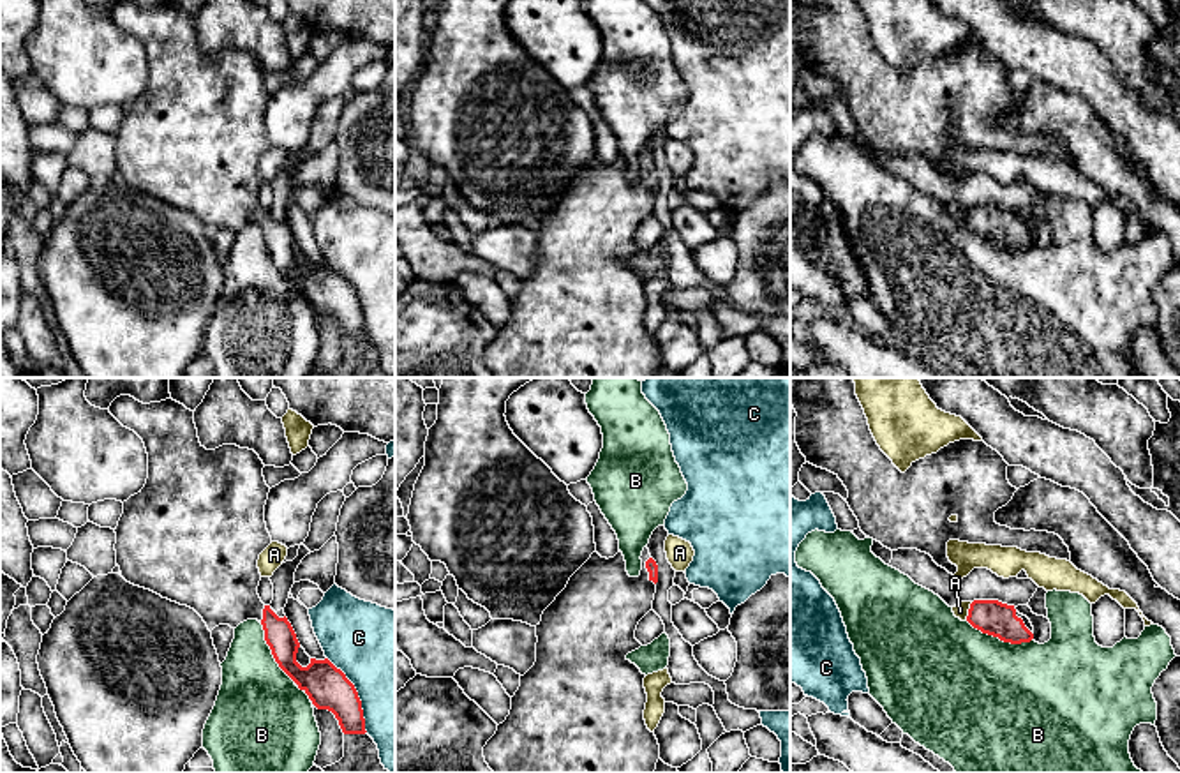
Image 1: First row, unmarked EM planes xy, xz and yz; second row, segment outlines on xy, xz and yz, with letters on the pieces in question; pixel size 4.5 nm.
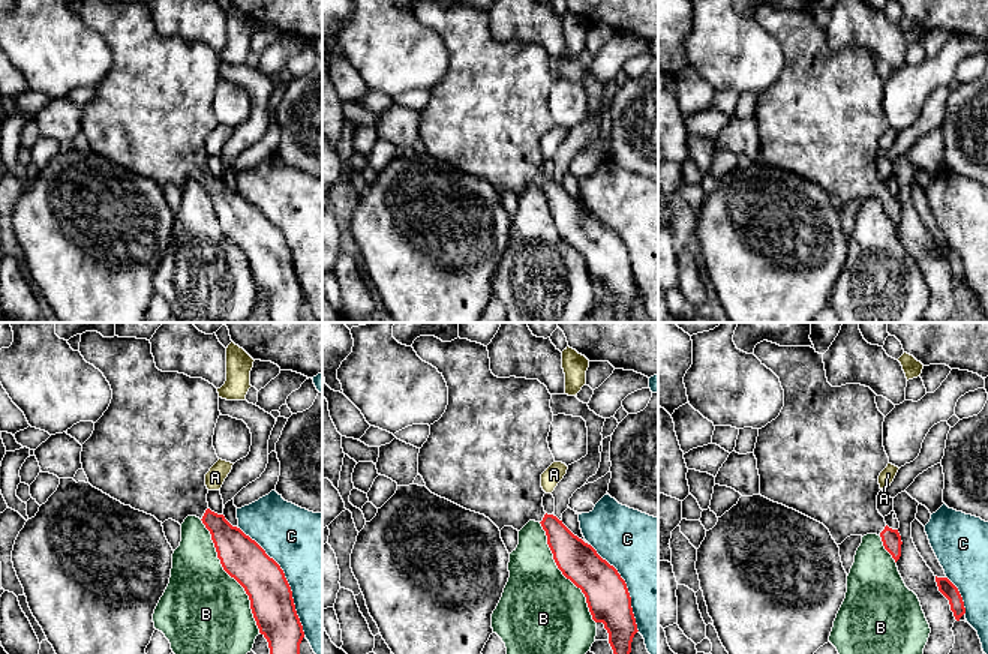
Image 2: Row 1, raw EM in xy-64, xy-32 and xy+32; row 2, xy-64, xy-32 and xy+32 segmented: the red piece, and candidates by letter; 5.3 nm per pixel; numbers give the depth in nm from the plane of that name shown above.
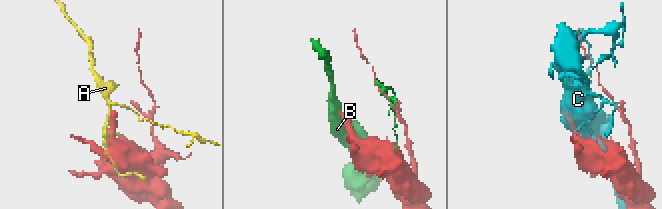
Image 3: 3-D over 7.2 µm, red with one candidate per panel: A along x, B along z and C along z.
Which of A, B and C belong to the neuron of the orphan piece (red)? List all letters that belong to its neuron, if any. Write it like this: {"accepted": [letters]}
{"accepted": []}

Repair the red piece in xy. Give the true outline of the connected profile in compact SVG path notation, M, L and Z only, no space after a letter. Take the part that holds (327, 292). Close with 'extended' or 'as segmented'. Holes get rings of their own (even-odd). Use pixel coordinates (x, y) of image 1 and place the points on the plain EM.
M120 0L111 7L109 18L143 44L148 58L146 88L123 106L123 118L115 134L122 182L194 214L210 236L219 229L236 233L247 224L258 224L275 266L312 309L332 316L344 339L365 339L362 305L355 289L328 263L310 263L310 268L302 272L296 266L300 247L291 228L286 221L279 222L258 199L258 164L272 148L265 127L270 92L259 60L236 49L206 55L198 42L194 16L173 4L143 9L131 0Z; extended

